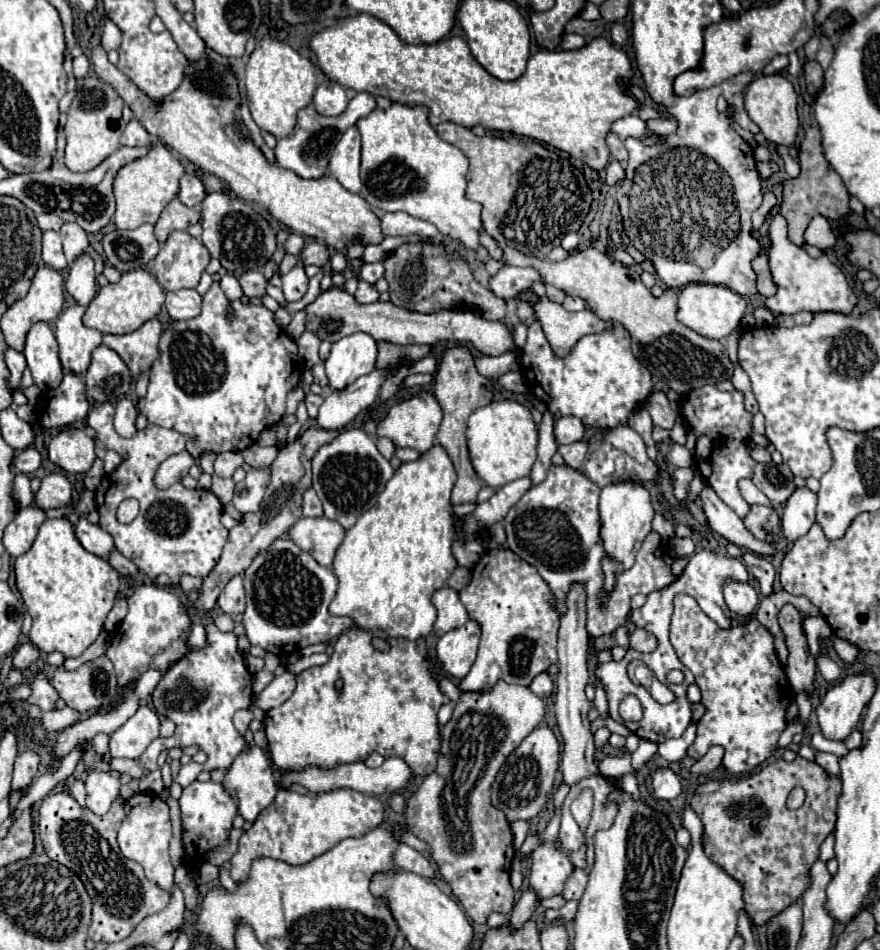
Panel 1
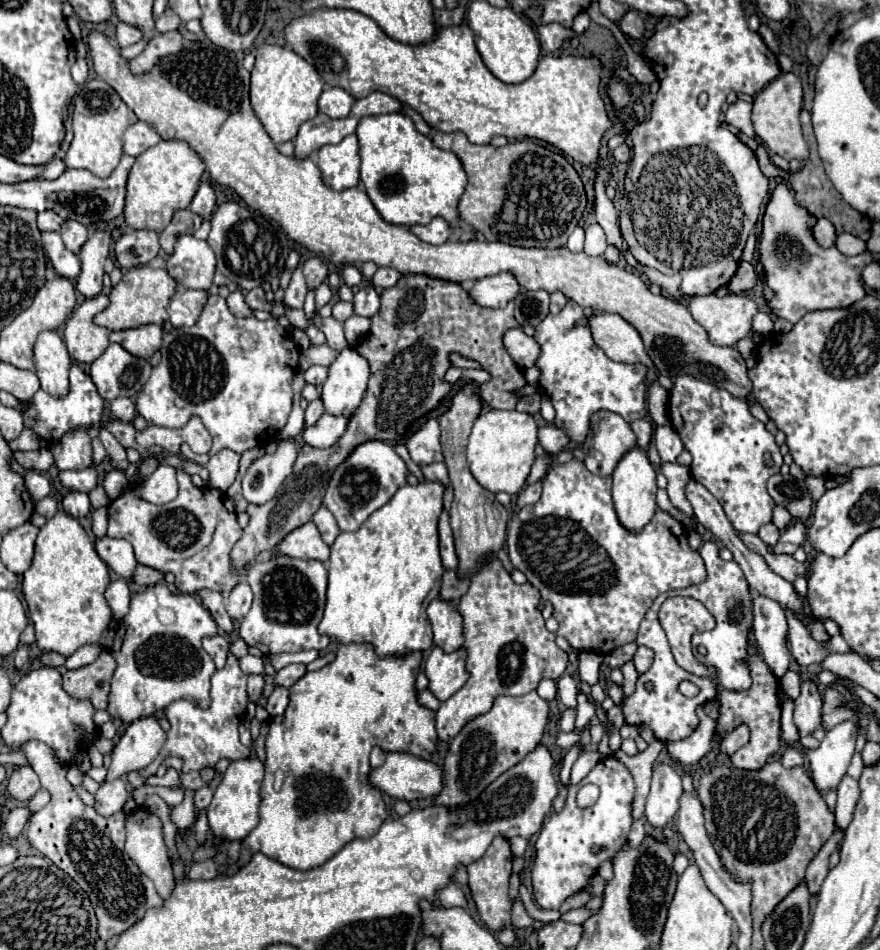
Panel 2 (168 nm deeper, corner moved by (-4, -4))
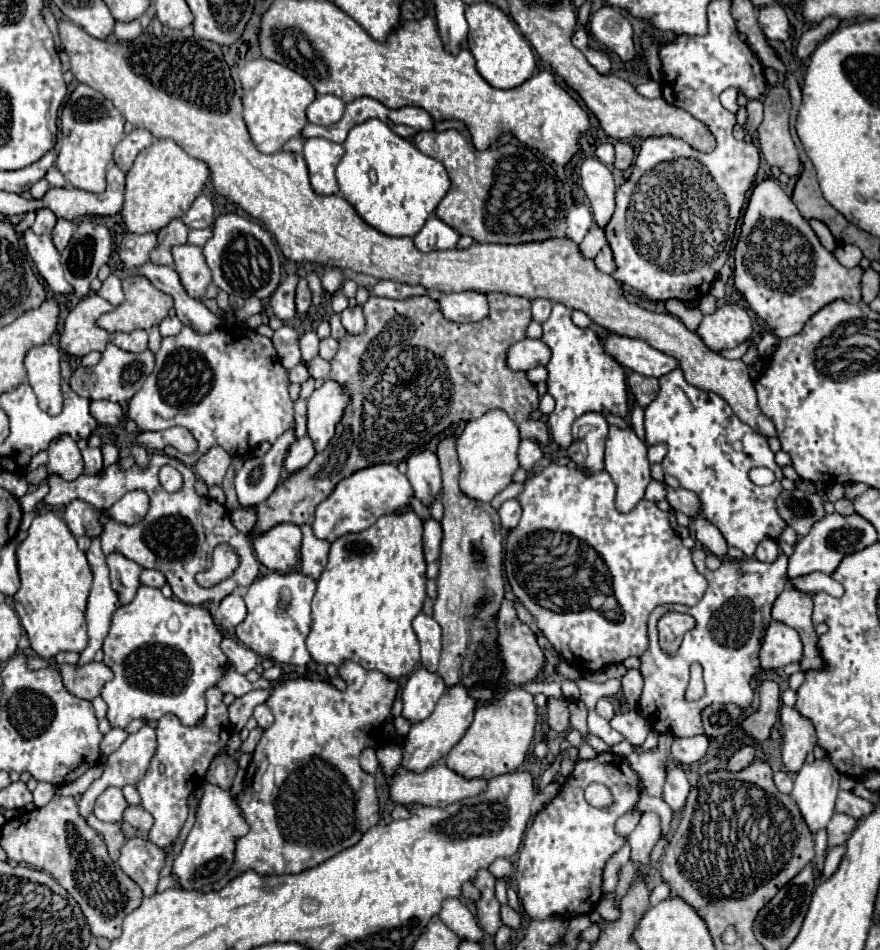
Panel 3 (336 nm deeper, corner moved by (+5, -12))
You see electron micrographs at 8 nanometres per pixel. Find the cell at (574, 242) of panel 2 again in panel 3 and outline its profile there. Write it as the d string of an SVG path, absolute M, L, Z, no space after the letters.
M573 202L571 208L567 210L567 236L575 242L581 242L589 232L591 224L593 224L593 214L589 206L583 202Z

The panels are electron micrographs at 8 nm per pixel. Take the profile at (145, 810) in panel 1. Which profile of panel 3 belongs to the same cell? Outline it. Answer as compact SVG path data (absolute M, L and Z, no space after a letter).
M129 838L121 848L119 868L139 884L143 896L157 892L159 872L167 864L167 848L159 848L145 838Z

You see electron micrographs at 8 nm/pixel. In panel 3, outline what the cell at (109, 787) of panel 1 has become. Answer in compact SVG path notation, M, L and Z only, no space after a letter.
M107 788L97 798L93 814L103 822L121 822L125 808L127 808L127 800L125 800L121 788Z

